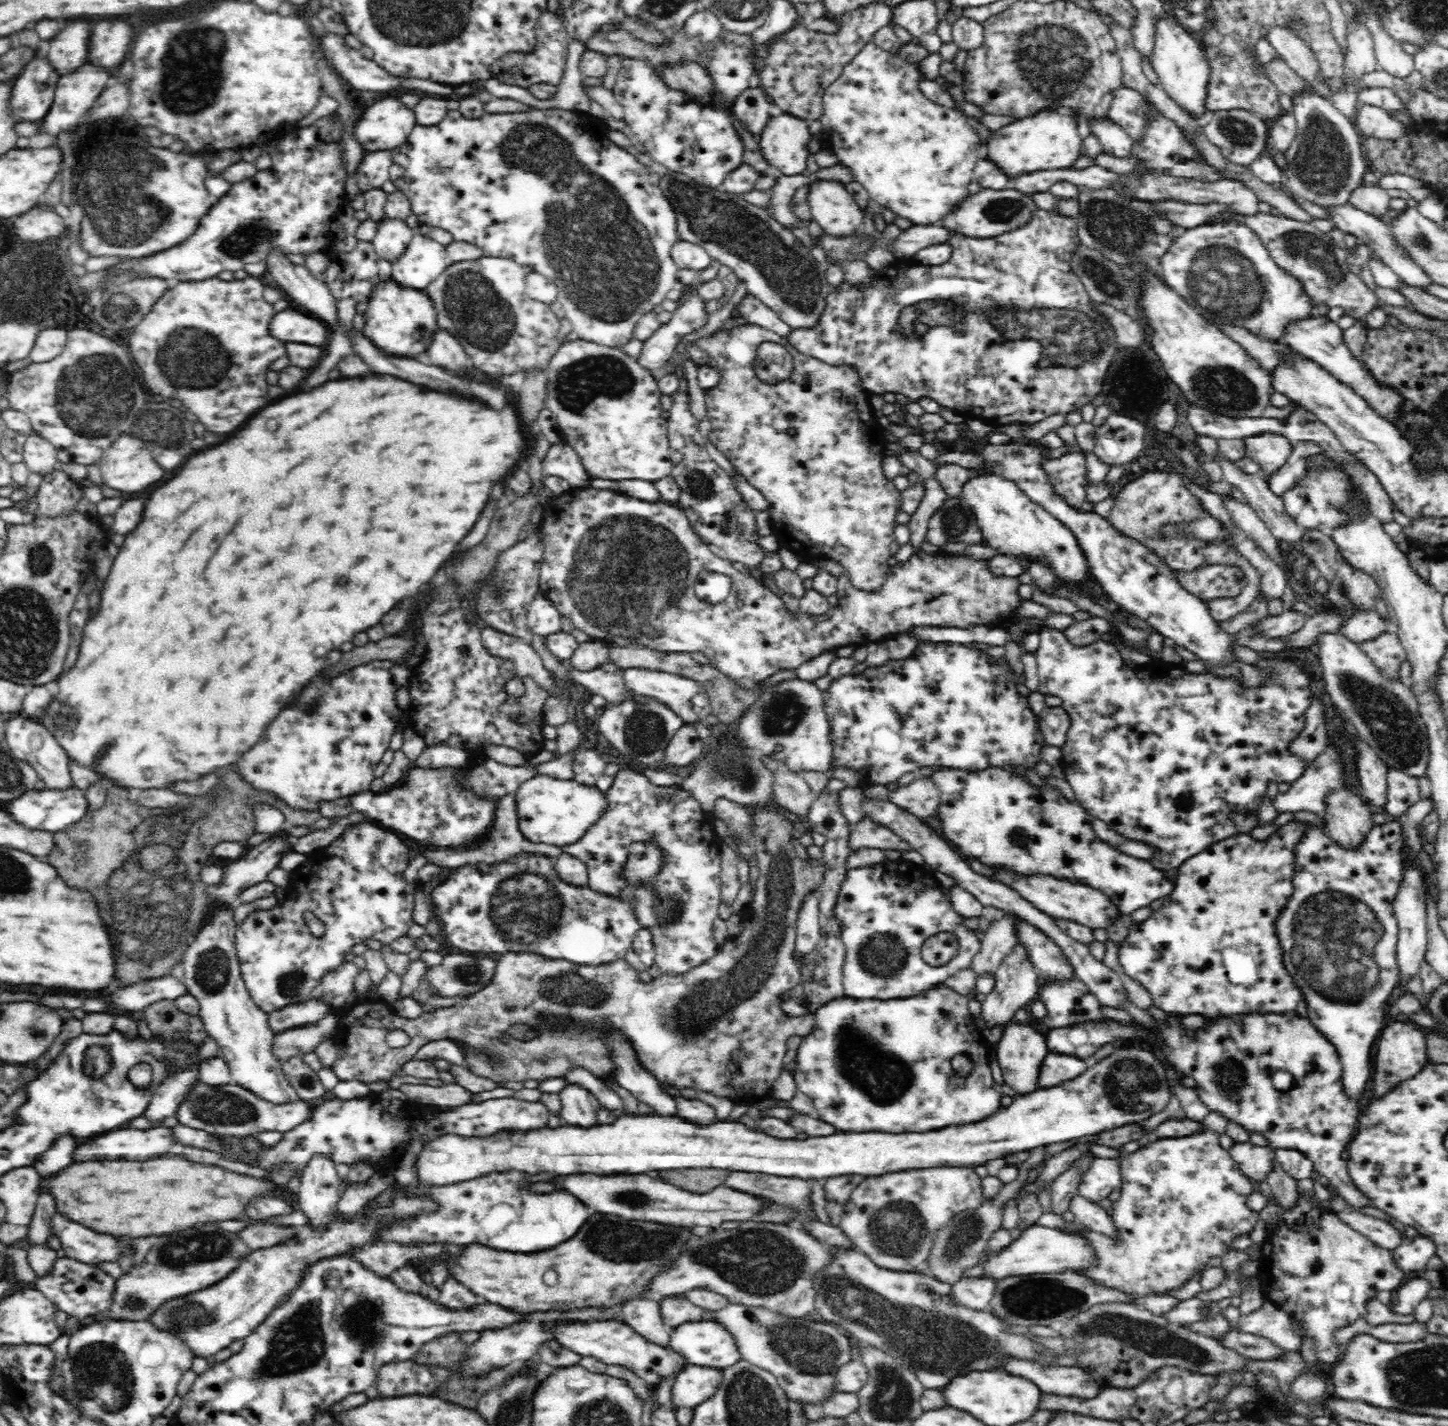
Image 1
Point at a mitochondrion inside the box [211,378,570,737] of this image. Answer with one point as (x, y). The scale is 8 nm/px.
(497, 592)

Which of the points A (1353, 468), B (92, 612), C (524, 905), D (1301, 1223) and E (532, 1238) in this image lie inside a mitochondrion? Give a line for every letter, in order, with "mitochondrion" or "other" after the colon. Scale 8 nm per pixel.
A: other
B: other
C: mitochondrion
D: other
E: other

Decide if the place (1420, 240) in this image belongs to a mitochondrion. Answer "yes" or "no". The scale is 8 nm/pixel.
yes

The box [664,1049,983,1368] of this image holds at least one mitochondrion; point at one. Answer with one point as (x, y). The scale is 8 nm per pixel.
(761, 1262)

